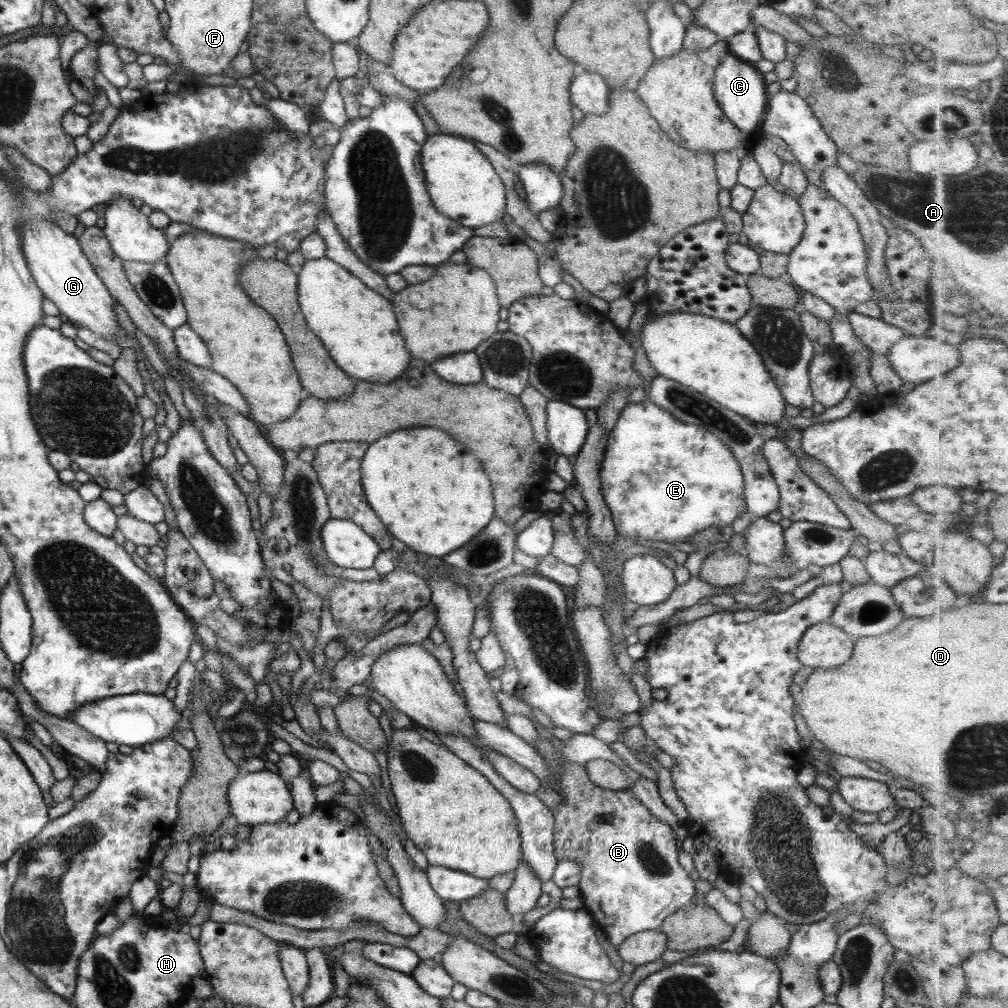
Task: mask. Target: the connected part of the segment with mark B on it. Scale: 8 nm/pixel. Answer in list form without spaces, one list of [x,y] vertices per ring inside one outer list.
[[[538,736],[535,742],[527,742],[543,759],[551,775],[556,776],[555,787],[561,795],[559,804],[551,810],[553,815],[553,834],[551,848],[555,859],[571,859],[581,870],[579,898],[583,908],[589,912],[592,921],[606,935],[607,941],[615,948],[621,945],[631,934],[645,930],[658,931],[659,925],[667,916],[688,906],[695,898],[695,882],[677,863],[677,846],[671,827],[657,820],[629,790],[605,790],[595,786],[584,764],[563,762],[555,750],[556,737]]]

